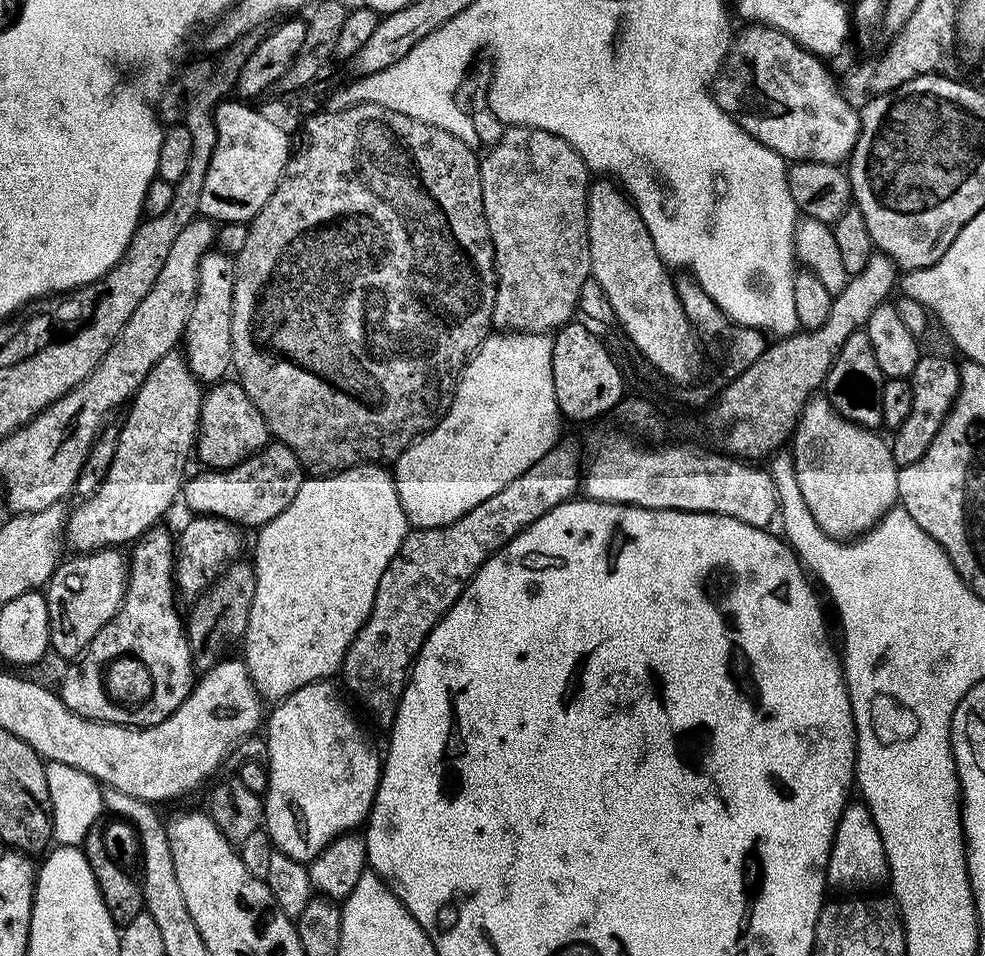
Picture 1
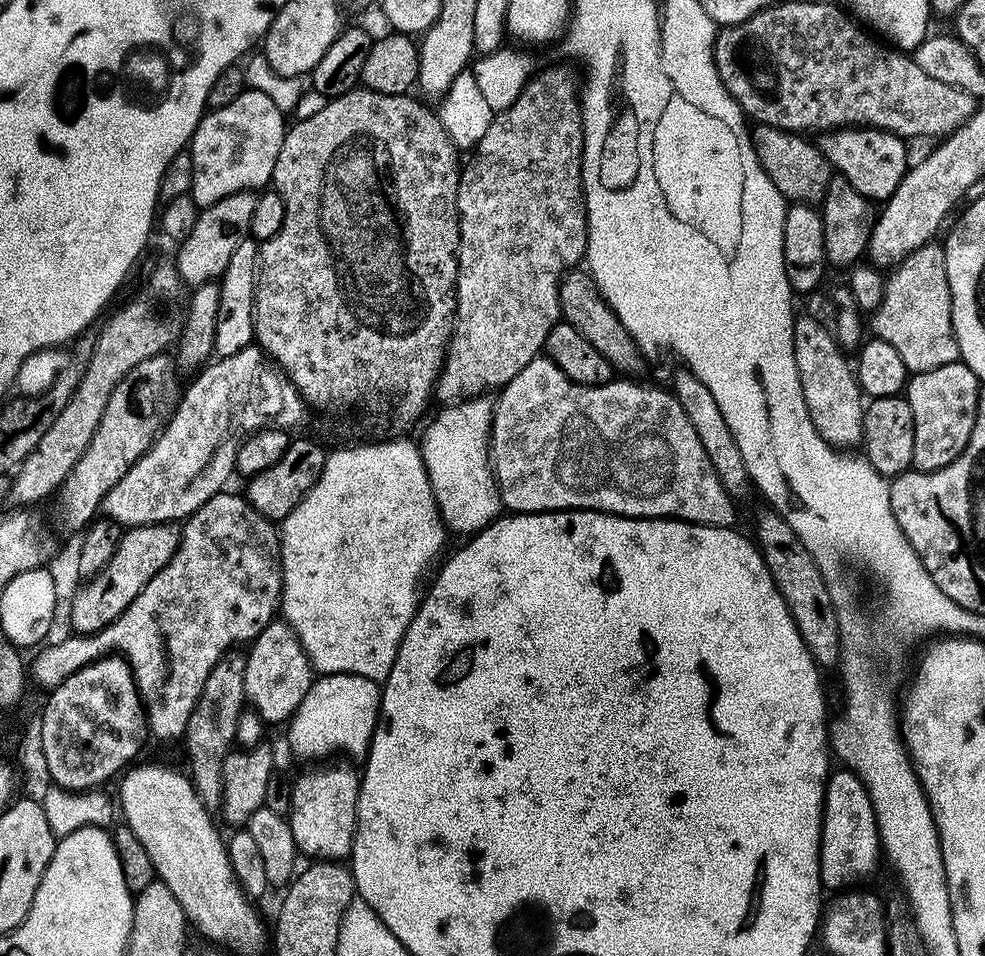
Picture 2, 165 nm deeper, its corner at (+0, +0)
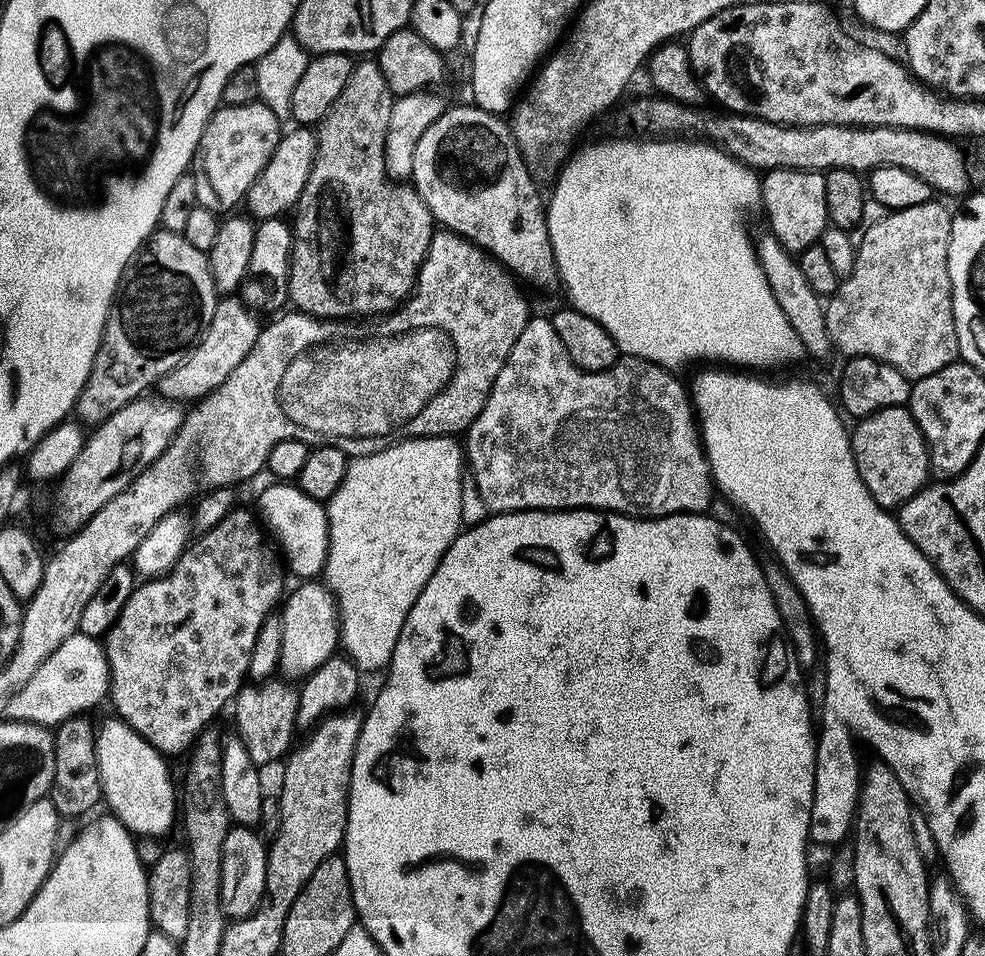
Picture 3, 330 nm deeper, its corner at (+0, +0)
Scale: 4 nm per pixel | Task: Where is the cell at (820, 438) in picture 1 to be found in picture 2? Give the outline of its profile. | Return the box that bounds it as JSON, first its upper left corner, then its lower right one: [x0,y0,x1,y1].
[792,315,865,450]

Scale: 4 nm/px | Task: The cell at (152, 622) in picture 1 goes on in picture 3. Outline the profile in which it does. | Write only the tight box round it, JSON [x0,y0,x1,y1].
[50,715,102,818]

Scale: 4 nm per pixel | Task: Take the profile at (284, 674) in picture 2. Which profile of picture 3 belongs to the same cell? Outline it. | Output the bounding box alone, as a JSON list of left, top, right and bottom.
[278,582,340,678]

